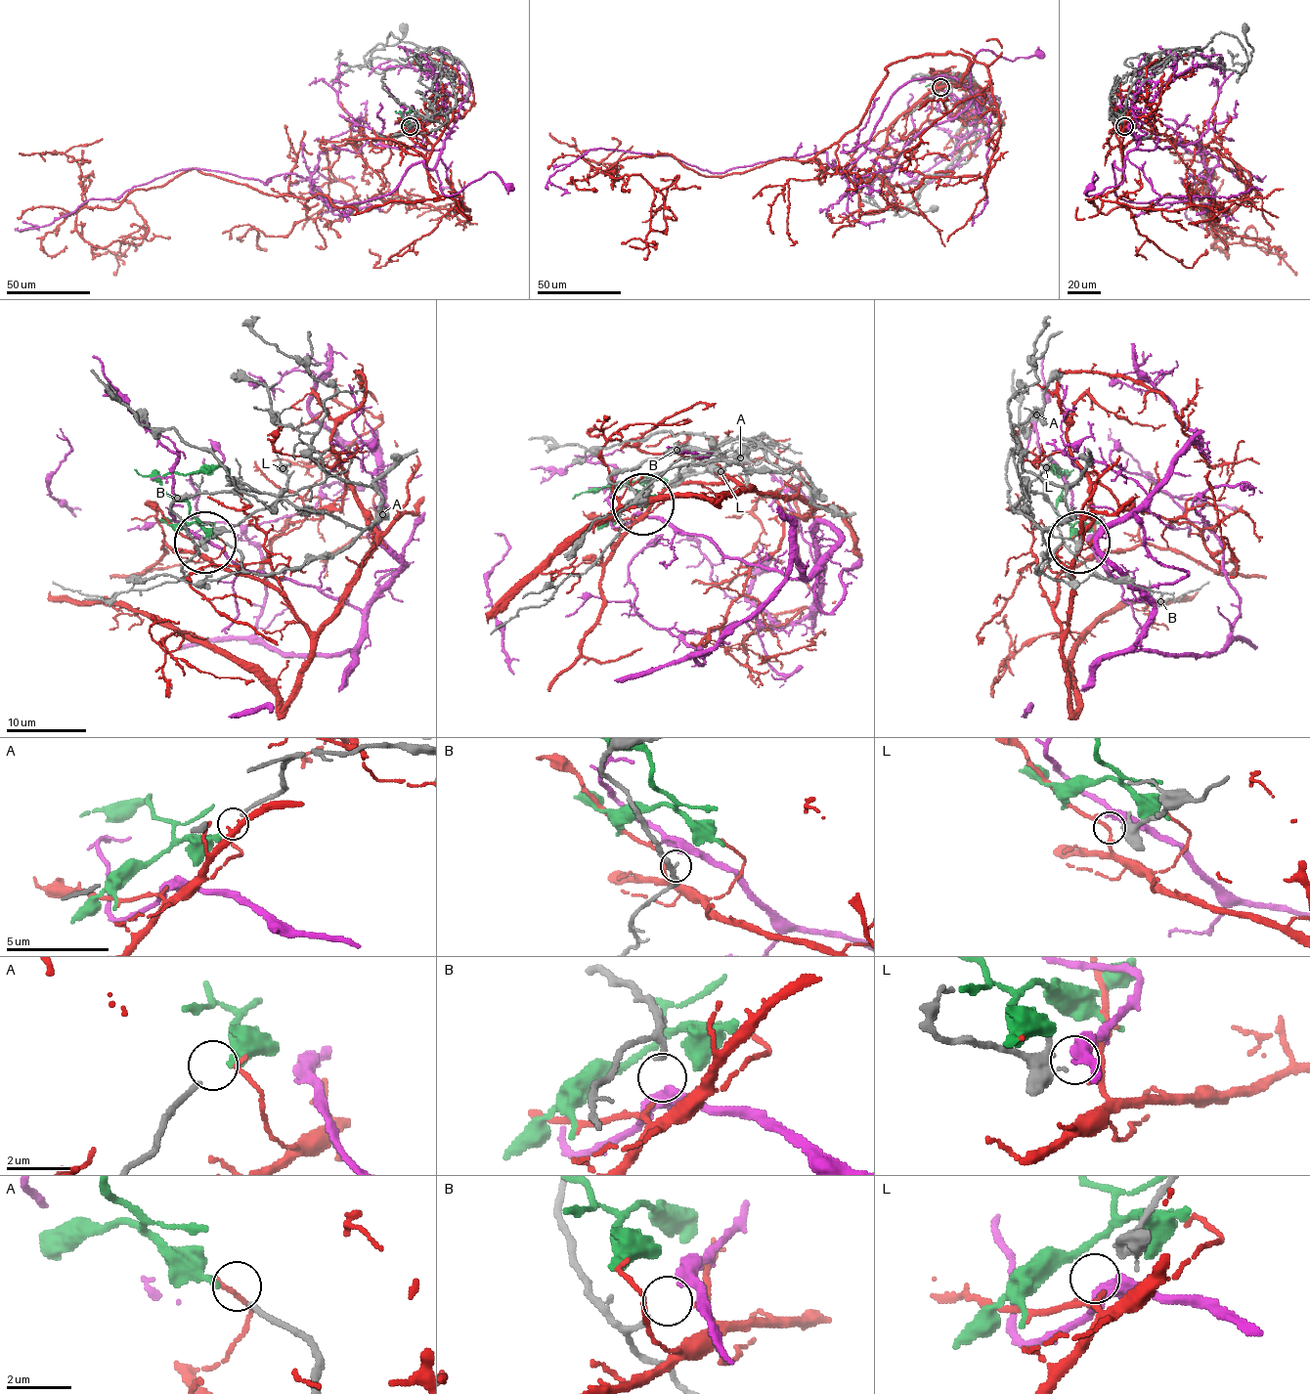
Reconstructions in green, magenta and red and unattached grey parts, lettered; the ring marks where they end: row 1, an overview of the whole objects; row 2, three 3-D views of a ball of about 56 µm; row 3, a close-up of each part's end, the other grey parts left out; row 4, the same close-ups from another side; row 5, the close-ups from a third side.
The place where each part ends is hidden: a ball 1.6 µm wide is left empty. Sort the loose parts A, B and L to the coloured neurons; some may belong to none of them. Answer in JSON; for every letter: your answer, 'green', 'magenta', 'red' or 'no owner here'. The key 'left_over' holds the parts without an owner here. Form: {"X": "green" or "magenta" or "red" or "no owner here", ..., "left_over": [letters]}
{"A": "green", "B": "magenta", "L": "no owner here", "left_over": ["L"]}

